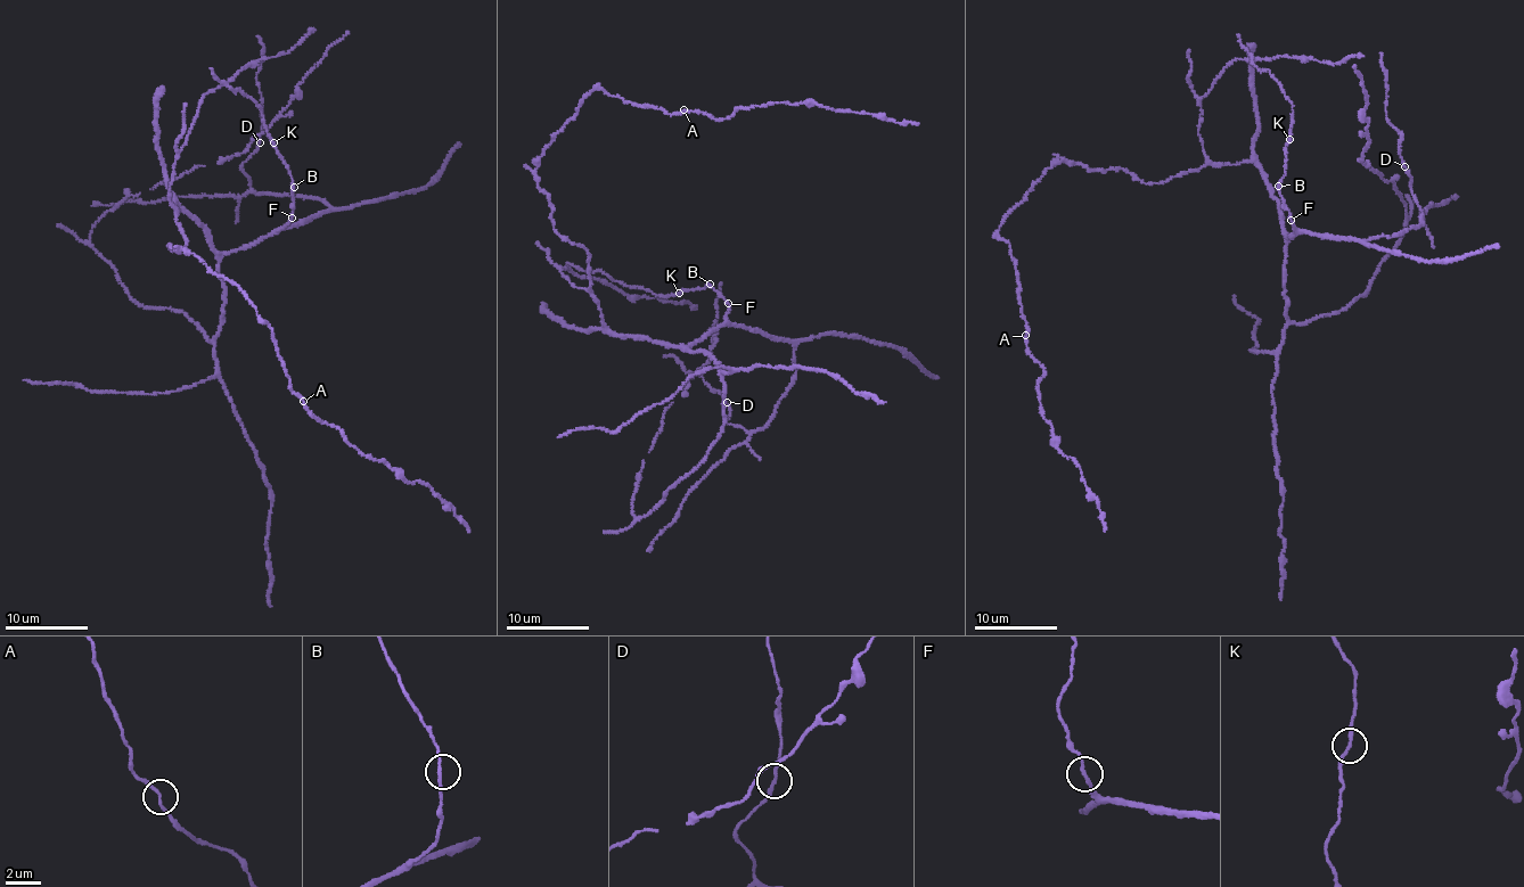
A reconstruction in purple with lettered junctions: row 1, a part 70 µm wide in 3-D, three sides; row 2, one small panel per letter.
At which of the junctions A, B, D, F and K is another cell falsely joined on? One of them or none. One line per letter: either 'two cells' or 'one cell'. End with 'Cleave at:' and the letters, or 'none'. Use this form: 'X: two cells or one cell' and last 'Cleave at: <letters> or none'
A: one cell
B: one cell
D: one cell
F: one cell
K: one cell
Cleave at: none

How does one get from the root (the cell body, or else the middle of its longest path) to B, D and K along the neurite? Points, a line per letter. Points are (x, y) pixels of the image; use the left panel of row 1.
B: (187, 214), (204, 229), (207, 243), (219, 253), (232, 251), (257, 243), (292, 220), (294, 187)
D: (187, 214), (219, 253), (330, 210), (321, 199), (259, 192), (250, 187), (242, 163), (259, 144)
K: (187, 214), (204, 229), (207, 243), (219, 253), (257, 243), (292, 220), (293, 180), (275, 142)

